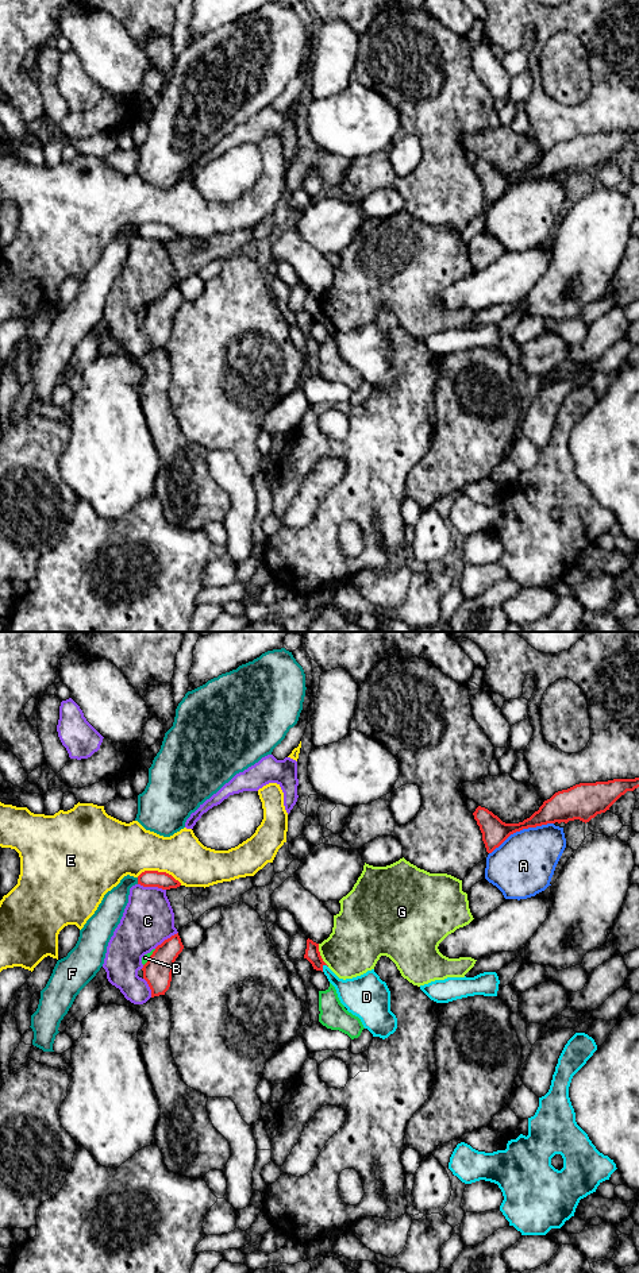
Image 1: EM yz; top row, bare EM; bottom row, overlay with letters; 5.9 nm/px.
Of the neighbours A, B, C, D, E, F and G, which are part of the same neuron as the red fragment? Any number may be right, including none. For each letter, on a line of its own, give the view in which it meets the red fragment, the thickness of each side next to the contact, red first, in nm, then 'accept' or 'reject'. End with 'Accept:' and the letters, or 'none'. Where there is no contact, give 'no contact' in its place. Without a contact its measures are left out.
A: meets red in yz; 160 nm thick on the red side, 360 nm on the other; reject
B: meets red in yz; 170 nm thick on the red side, 40 nm on the other; reject
C: meets red in yz; 100 nm thick on the red side, 300 nm on the other; reject
D: meets red in yz; 90 nm thick on the red side, 190 nm on the other; reject
E: meets red in yz; 100 nm thick on the red side, 300 nm on the other; reject
F: meets red in yz; 100 nm thick on the red side, 160 nm on the other; reject
G: meets red in yz; 90 nm thick on the red side, 320 nm on the other; reject
Accept: none

